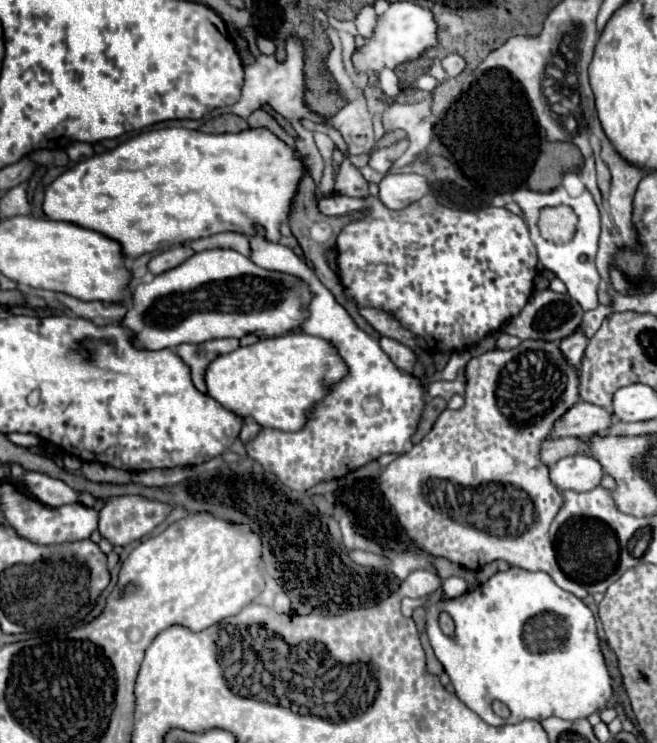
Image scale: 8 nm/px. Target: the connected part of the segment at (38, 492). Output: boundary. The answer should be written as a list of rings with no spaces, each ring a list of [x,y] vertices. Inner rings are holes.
[[[26,472],[20,482],[24,484],[26,492],[38,500],[40,504],[44,506],[50,506],[50,508],[58,508],[58,506],[64,506],[64,504],[72,504],[72,502],[78,502],[78,494],[68,486],[64,484],[62,480],[56,480],[56,478],[50,478],[46,474],[40,474],[40,472]]]

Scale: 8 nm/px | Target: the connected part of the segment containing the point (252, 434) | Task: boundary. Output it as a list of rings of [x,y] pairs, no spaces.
[[[246,420],[246,422],[244,422],[244,428],[242,428],[242,432],[240,432],[240,440],[242,440],[244,444],[248,444],[250,440],[256,438],[256,434],[258,434],[260,430],[262,430],[262,426],[256,424],[256,420]]]

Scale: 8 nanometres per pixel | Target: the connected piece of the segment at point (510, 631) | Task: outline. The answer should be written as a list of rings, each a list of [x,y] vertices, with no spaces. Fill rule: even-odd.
[[[510,568],[508,572],[494,574],[488,582],[460,598],[434,602],[426,608],[426,632],[436,658],[442,662],[454,684],[456,696],[492,726],[504,726],[506,722],[514,724],[528,718],[542,722],[550,716],[564,720],[588,718],[590,714],[604,710],[612,698],[612,678],[600,648],[592,610],[580,598],[556,586],[546,572]],[[440,612],[448,612],[452,616],[456,624],[454,638],[448,638],[440,630]],[[494,700],[500,700],[510,708],[512,716],[508,720],[492,712]]]

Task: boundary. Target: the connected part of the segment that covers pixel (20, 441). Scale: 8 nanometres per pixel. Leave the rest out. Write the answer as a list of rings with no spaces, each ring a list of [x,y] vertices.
[[[10,434],[8,436],[14,444],[18,444],[18,446],[26,446],[26,448],[30,448],[30,446],[38,446],[42,440],[36,436],[36,434]]]

